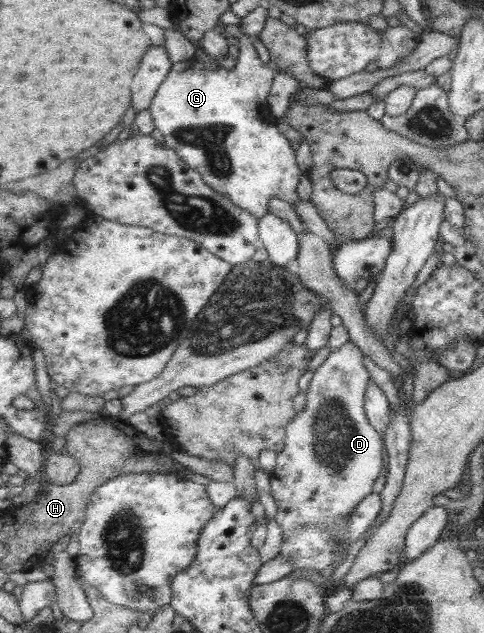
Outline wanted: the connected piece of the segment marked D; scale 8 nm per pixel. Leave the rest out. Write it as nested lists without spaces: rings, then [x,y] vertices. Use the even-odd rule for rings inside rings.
[[[353,341],[345,343],[336,353],[331,352],[313,372],[306,390],[306,409],[287,424],[286,447],[278,452],[276,469],[270,474],[273,497],[279,510],[275,520],[283,530],[283,538],[294,536],[304,525],[317,525],[329,529],[332,539],[344,540],[349,532],[346,518],[374,493],[374,483],[386,463],[385,440],[371,424],[365,410],[366,390],[371,379],[362,353]]]

